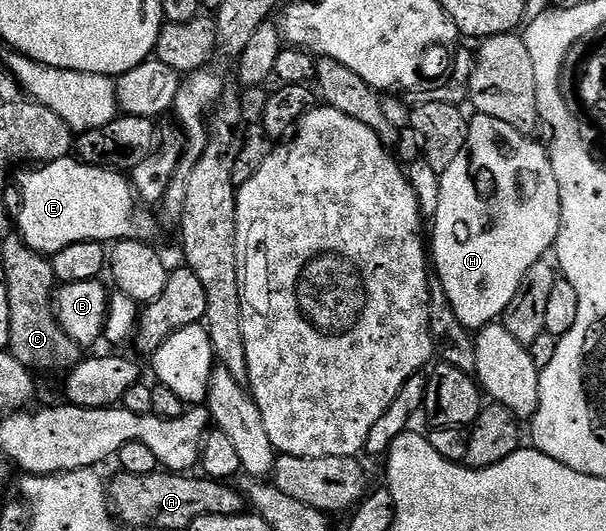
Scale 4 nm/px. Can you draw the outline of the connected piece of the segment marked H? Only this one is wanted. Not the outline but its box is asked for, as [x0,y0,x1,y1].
[429,114,561,332]

